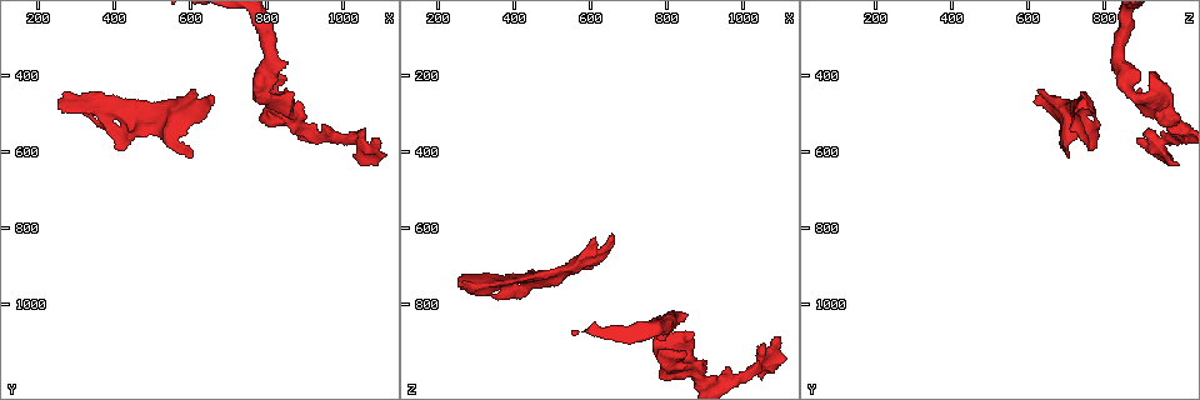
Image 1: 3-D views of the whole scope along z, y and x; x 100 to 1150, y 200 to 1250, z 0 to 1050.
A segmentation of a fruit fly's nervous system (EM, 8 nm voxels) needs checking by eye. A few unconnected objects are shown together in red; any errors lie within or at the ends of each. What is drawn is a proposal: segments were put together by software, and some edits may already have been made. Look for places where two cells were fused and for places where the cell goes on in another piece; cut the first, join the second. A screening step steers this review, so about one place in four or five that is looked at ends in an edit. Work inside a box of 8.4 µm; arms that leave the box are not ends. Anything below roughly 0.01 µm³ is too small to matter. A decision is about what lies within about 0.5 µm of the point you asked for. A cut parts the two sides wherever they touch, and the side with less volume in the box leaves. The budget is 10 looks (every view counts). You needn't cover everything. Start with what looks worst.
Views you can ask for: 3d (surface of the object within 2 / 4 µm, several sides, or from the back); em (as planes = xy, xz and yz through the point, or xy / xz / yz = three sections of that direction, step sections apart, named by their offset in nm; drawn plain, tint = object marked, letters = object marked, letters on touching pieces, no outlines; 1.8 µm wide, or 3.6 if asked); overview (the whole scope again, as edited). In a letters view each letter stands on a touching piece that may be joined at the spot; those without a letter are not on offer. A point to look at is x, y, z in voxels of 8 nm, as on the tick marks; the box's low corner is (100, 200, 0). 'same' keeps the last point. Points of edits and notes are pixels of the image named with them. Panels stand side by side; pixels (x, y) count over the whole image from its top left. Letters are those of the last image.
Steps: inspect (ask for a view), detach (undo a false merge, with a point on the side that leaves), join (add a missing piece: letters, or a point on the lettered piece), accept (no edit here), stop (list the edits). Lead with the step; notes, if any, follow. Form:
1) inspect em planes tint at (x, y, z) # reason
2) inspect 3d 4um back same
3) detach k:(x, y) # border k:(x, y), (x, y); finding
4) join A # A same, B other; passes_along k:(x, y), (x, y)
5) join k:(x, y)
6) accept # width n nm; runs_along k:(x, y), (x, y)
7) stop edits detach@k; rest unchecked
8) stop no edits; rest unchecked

inspect em planes plain at (270, 485, 725) # an open end

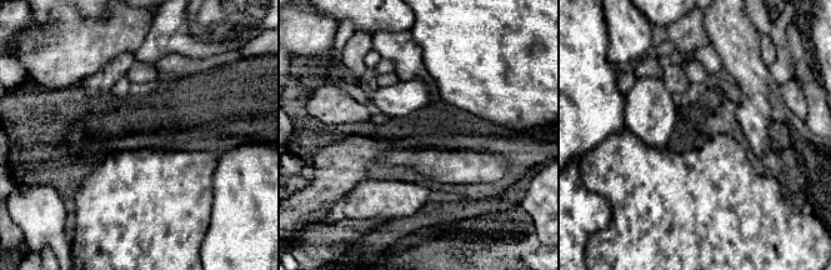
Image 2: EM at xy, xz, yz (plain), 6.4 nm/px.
inspect em planes letters same

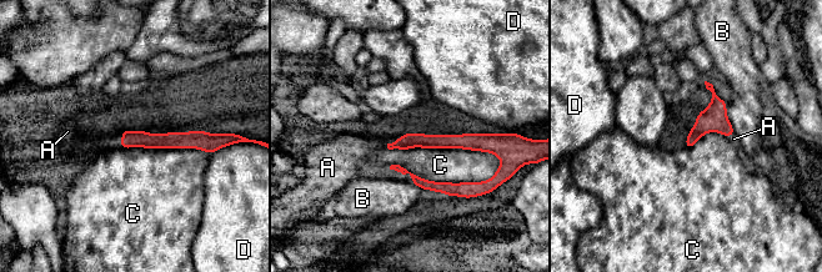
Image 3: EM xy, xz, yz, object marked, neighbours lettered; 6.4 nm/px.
join A # A same, B other, C other, D other; it goes on there

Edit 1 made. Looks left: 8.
inspect overview # see it whole again

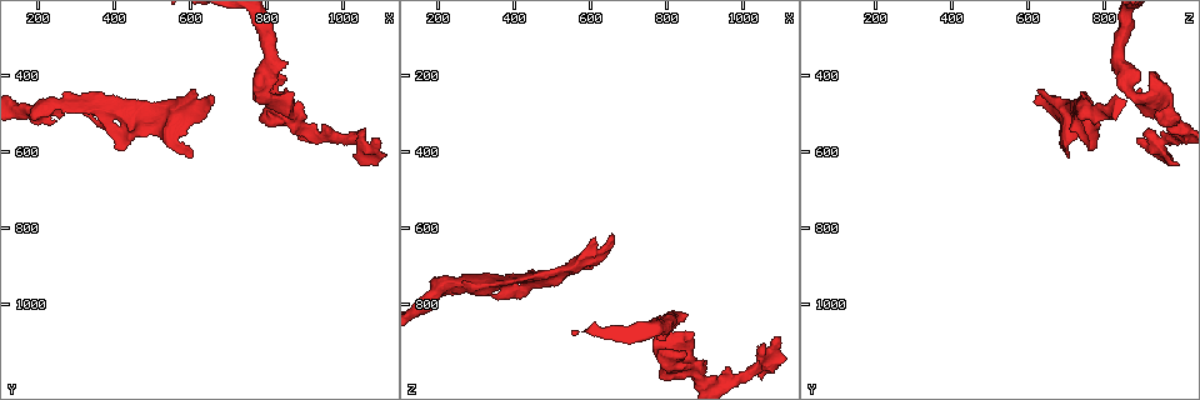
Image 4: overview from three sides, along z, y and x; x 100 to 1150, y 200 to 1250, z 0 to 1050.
inspect 3d 2um at (1050, 580, 945) # abrupt turn

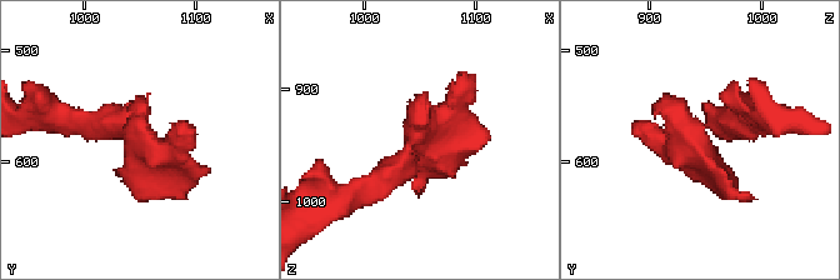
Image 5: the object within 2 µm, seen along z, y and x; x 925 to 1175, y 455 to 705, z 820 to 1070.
inspect em planes tint at (1046, 580, 944) # shape alone is not enough

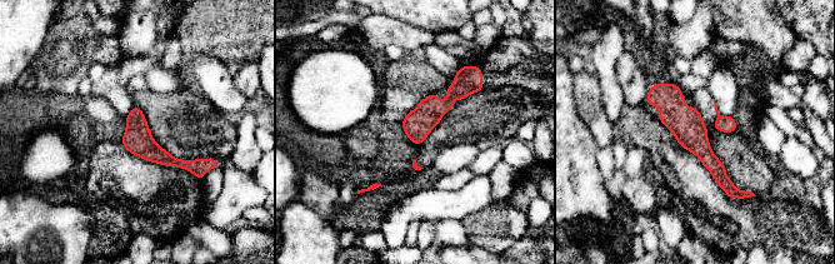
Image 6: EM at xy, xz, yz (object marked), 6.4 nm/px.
inspect em planes letters same # see the neighbours

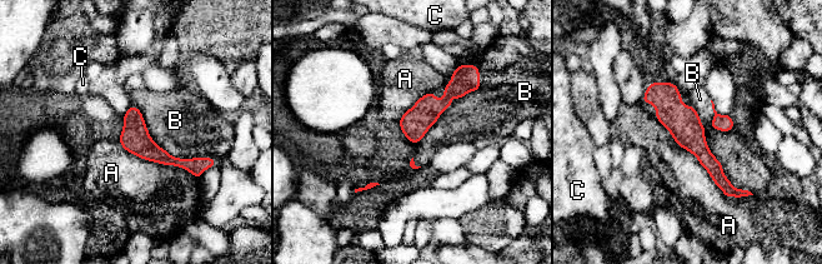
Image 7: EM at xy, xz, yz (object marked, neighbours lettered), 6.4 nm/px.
join B # width 190 nm; longest_contact A 700 nm; A other, B same, C other; it goes on there

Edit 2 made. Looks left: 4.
inspect 3d 4um back at (865, 440, 870) # branch stops here

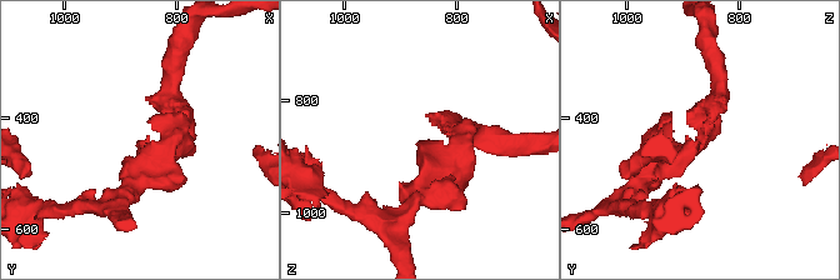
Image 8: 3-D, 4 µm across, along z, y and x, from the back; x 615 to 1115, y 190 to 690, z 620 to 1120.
inspect em planes letters at (870, 445, 875) # now the EM

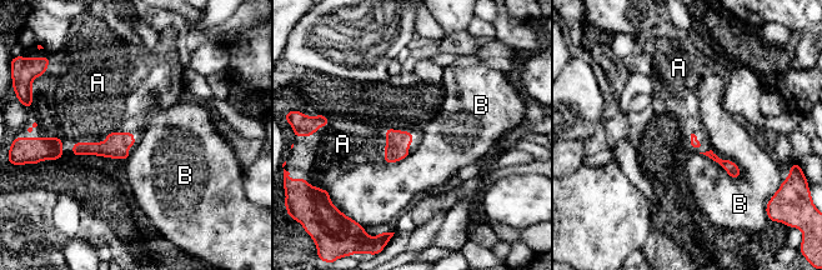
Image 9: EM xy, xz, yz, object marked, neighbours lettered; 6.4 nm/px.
join A # A same, B other; passes_along 9:(114, 146), (90, 143), (80, 105); it goes on there

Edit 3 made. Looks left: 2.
stop edits join@3, join@7, join@9; rest unchecked

